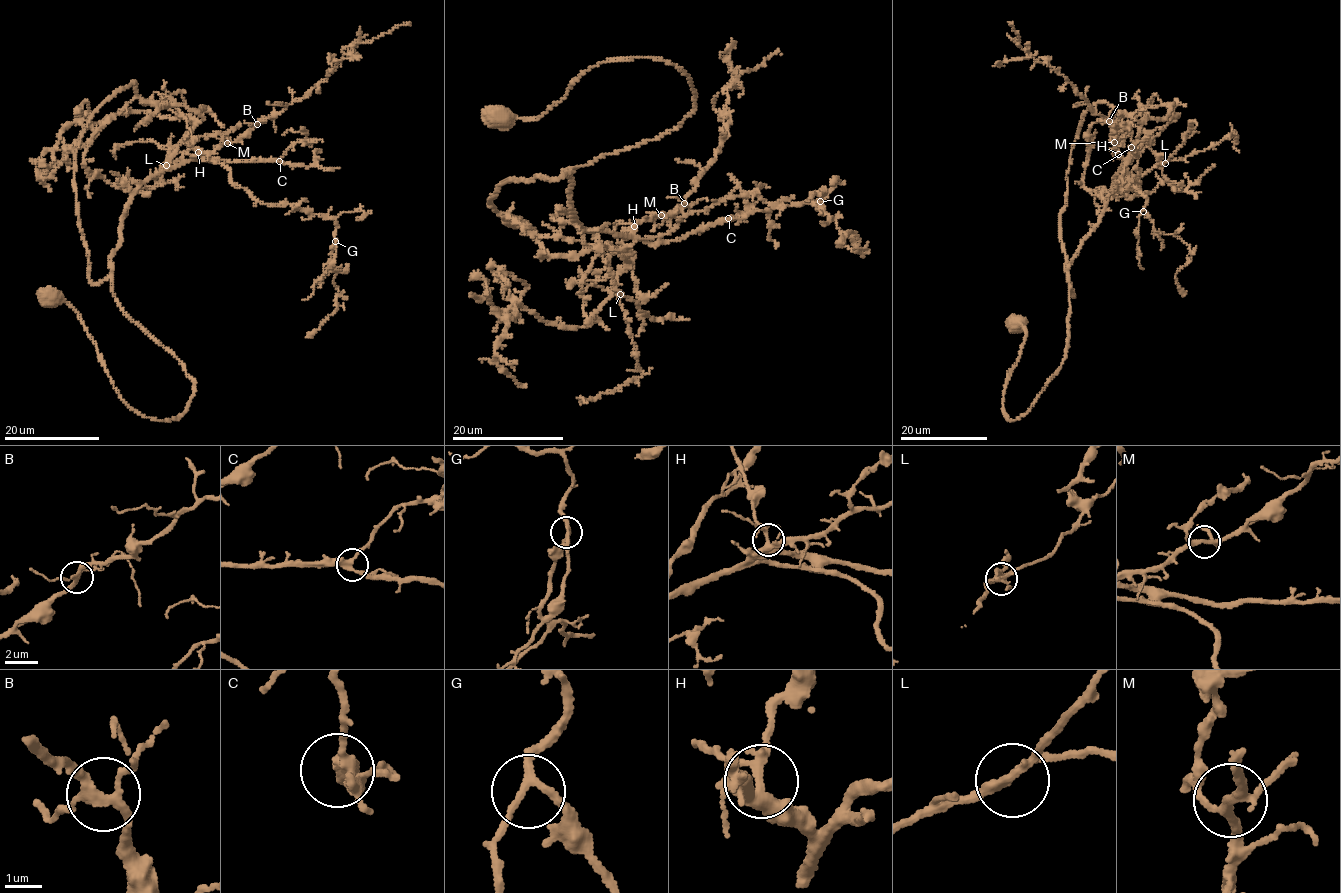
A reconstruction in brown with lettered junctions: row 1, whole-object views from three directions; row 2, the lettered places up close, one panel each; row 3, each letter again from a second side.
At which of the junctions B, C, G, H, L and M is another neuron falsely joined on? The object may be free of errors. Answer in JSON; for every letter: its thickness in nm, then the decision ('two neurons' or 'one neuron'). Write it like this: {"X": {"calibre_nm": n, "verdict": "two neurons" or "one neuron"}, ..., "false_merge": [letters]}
{"B": {"calibre_nm": 240, "verdict": "one neuron"}, "C": {"calibre_nm": 280, "verdict": "one neuron"}, "G": {"calibre_nm": 190, "verdict": "one neuron"}, "H": {"calibre_nm": 320, "verdict": "one neuron"}, "L": {"calibre_nm": 200, "verdict": "one neuron"}, "M": {"calibre_nm": 200, "verdict": "one neuron"}, "false_merge": []}

